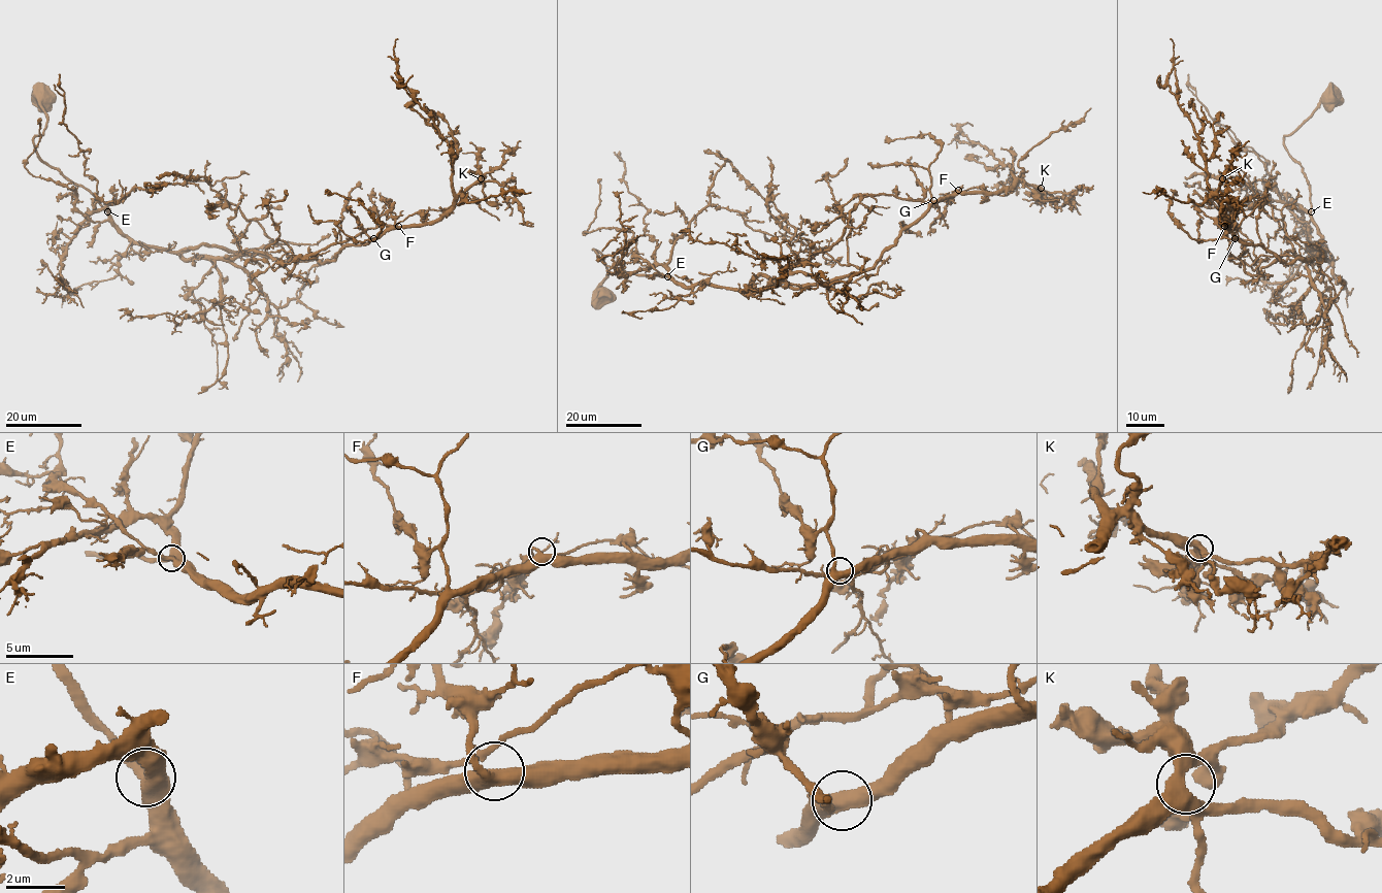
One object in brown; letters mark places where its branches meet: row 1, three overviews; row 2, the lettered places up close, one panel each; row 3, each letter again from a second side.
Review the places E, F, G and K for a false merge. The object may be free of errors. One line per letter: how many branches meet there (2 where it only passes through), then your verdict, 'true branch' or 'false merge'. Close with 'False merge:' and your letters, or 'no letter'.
E: 3 | true branch
F: 3 | true branch
G: 3 | true branch
K: 3 | true branch
False merge: no letter

